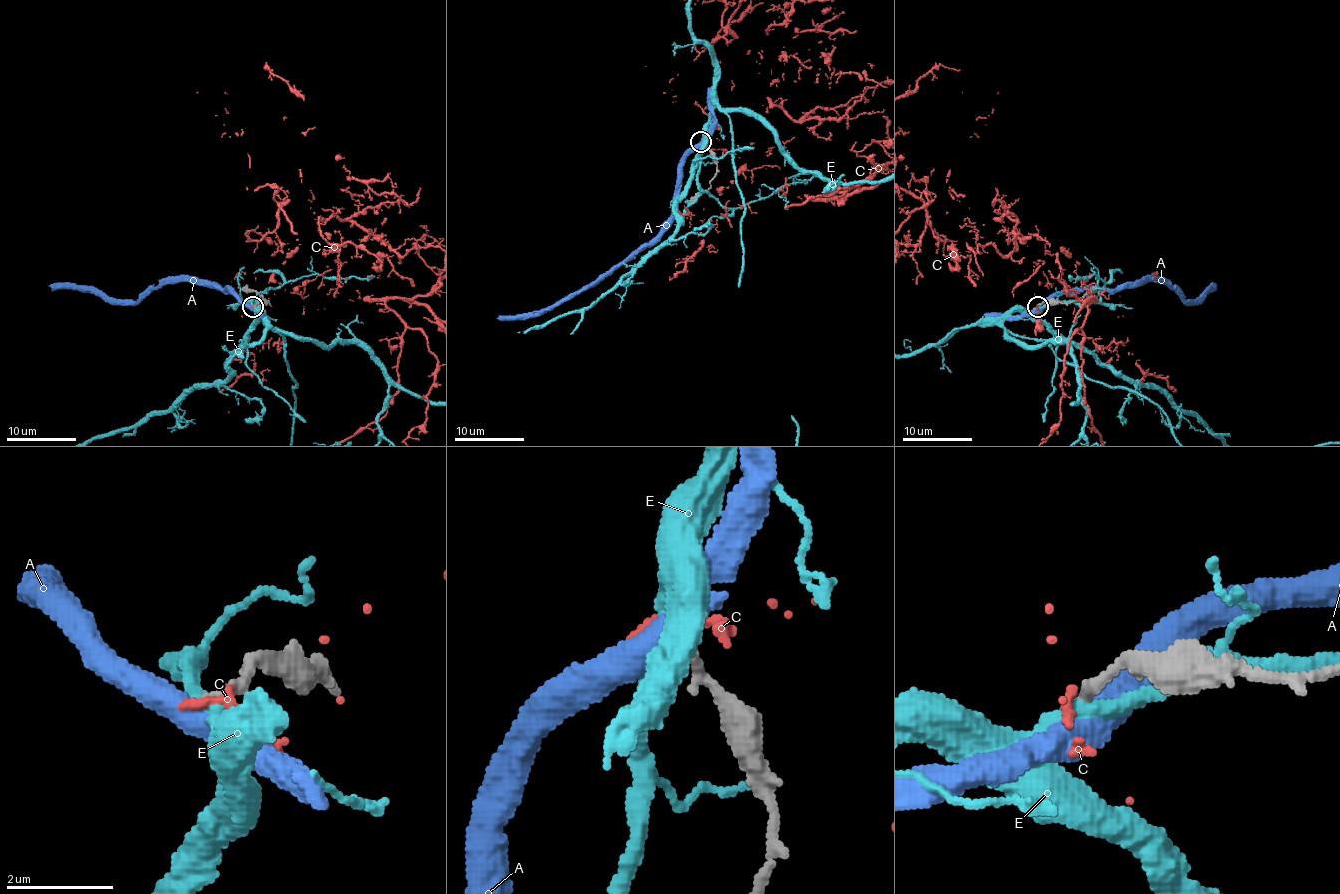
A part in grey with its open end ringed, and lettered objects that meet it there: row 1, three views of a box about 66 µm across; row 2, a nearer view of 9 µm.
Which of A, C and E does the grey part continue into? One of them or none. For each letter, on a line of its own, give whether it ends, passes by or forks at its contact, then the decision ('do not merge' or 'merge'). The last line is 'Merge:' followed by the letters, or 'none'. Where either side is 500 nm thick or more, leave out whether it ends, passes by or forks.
A: it passes by; do not merge
C: it ends; do not merge
E: it passes by; do not merge
Merge: none

